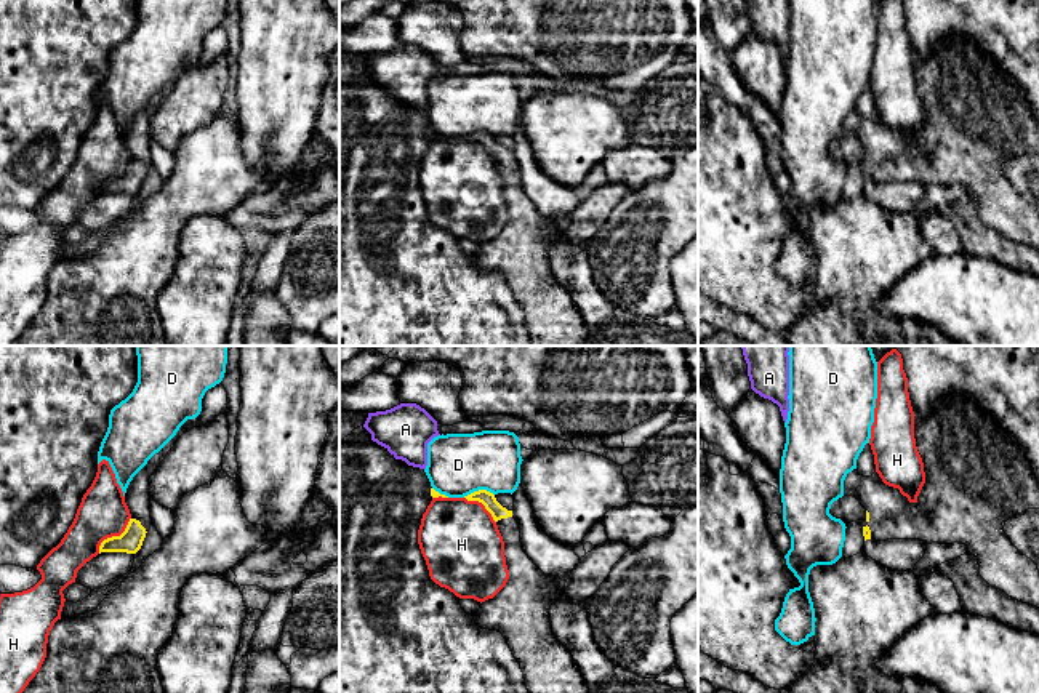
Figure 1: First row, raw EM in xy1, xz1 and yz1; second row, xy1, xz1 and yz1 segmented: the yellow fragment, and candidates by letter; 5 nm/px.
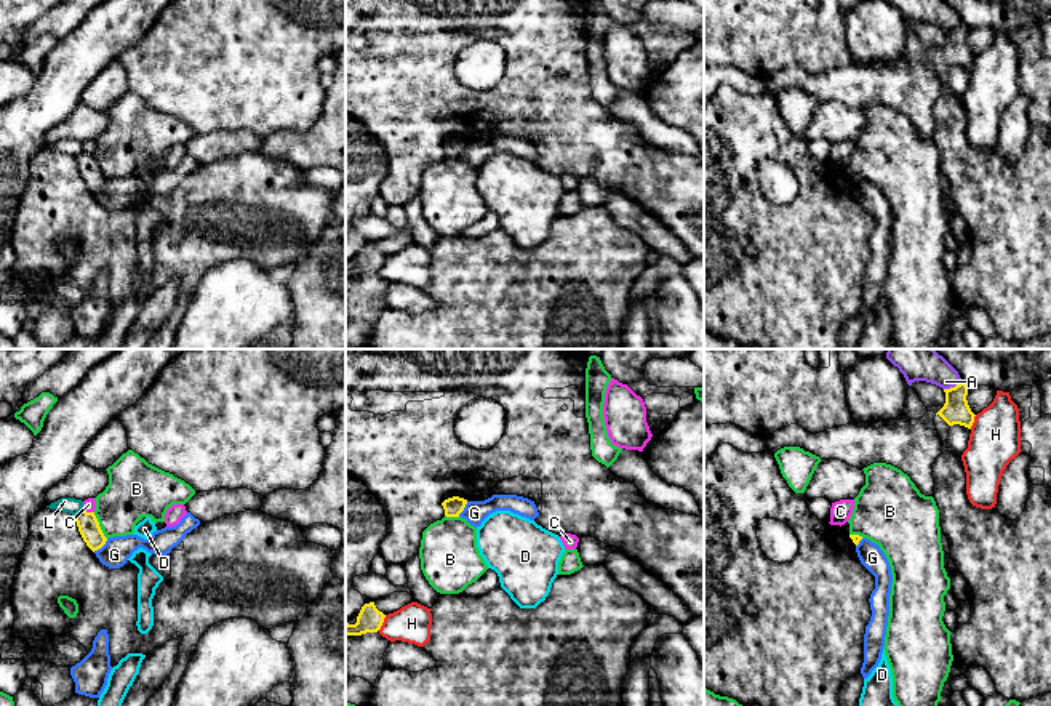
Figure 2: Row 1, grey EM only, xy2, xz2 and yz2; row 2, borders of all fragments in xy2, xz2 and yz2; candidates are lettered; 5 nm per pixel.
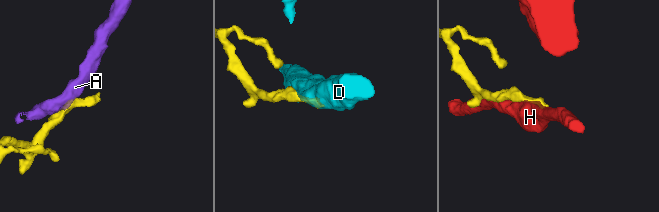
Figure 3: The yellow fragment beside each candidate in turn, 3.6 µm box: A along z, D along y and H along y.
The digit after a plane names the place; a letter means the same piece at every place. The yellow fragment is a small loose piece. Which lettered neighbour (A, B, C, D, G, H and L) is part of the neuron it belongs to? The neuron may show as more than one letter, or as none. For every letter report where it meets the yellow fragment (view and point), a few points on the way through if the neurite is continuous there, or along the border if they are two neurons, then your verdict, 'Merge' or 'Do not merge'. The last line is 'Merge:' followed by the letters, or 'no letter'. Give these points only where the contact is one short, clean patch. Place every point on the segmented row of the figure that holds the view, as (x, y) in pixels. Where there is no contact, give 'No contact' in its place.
A: Touches yellow at yz2 (952, 388). Boundary: yz2 (962, 381), (944, 389). Do not merge
B: Touches yellow at xy2 (98, 525). Do not merge
C: Touches yellow at xy2 (88, 513). Do not merge
D: Touches yellow at xz1 (479, 490). Do not merge
G: Touches yellow at xy2 (101, 546). Boundary: xy2 (107, 538), (93, 551). Do not merge
H: Touches yellow at xy1 (114, 536). Do not merge
L: Touches yellow at xy2 (79, 513). Do not merge
Merge: no letter

